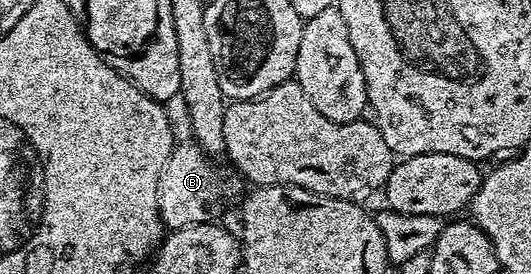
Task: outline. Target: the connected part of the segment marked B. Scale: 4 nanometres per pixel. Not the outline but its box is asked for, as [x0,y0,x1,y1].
[158,141,246,232]

